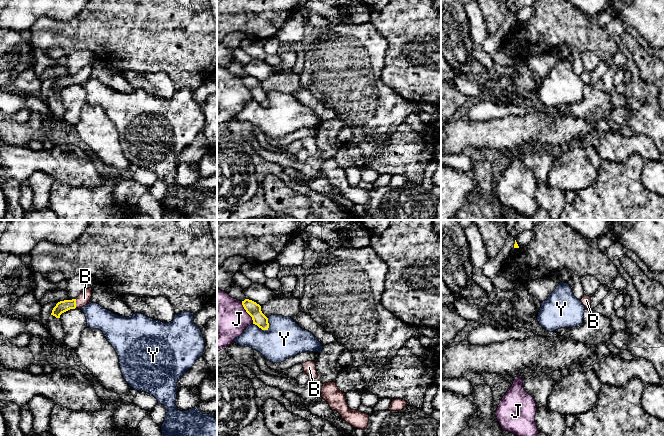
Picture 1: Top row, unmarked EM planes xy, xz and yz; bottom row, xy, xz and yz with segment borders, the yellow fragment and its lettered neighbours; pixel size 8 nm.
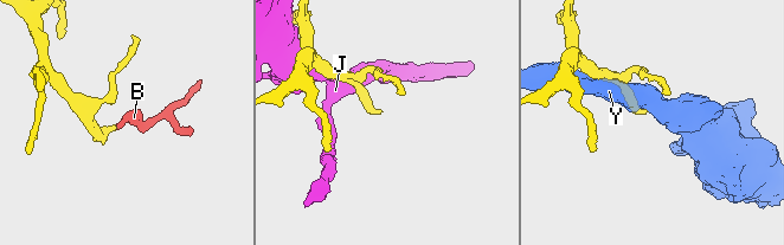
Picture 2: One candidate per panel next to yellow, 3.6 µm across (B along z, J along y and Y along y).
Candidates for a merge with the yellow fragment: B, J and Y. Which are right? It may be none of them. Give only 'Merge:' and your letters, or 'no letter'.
Merge: B

